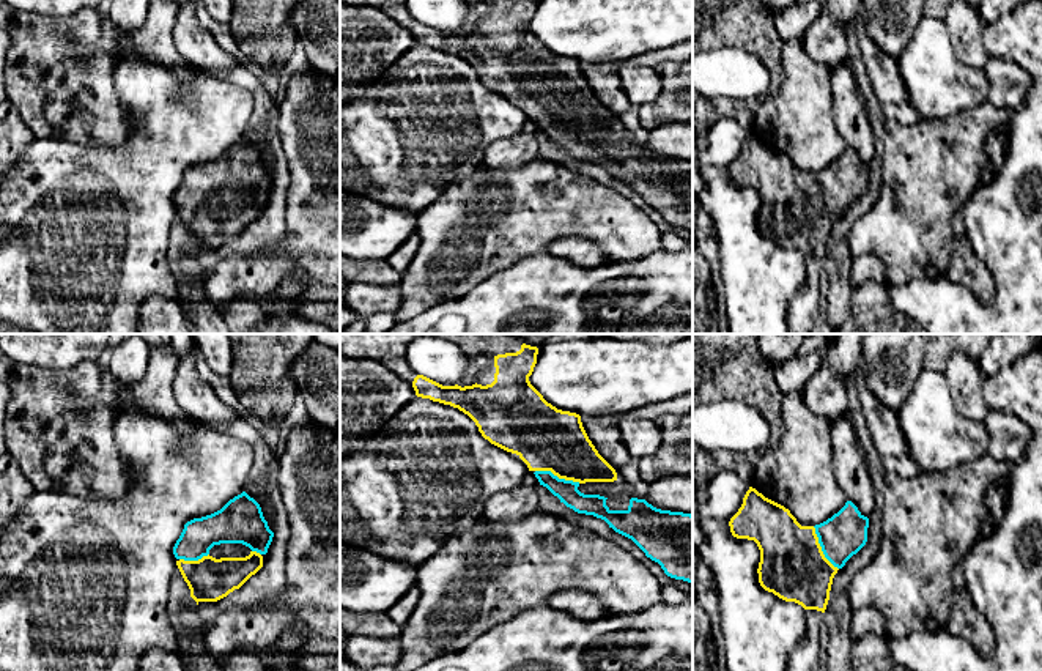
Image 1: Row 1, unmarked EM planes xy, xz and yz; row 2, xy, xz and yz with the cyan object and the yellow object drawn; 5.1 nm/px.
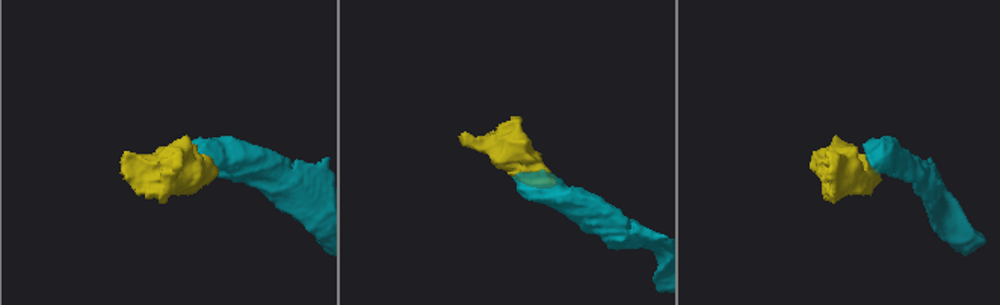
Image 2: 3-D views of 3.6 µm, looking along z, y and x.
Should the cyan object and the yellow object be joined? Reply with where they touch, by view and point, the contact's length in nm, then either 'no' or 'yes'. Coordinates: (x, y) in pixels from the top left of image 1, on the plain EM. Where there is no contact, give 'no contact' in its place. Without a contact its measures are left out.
contact xz (556, 123); length 240 nm; yes

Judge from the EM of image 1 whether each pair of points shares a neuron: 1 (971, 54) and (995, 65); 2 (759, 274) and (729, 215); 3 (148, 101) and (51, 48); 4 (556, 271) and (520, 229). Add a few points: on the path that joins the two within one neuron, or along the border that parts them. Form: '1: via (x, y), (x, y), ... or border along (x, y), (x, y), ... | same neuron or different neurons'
1: border along (989, 57), (981, 70) | different neurons
2: via (748, 260), (737, 229) | same neuron
3: border along (112, 65), (112, 85), (126, 117) | different neurons
4: border along (545, 249), (529, 254), (507, 268) | different neurons

